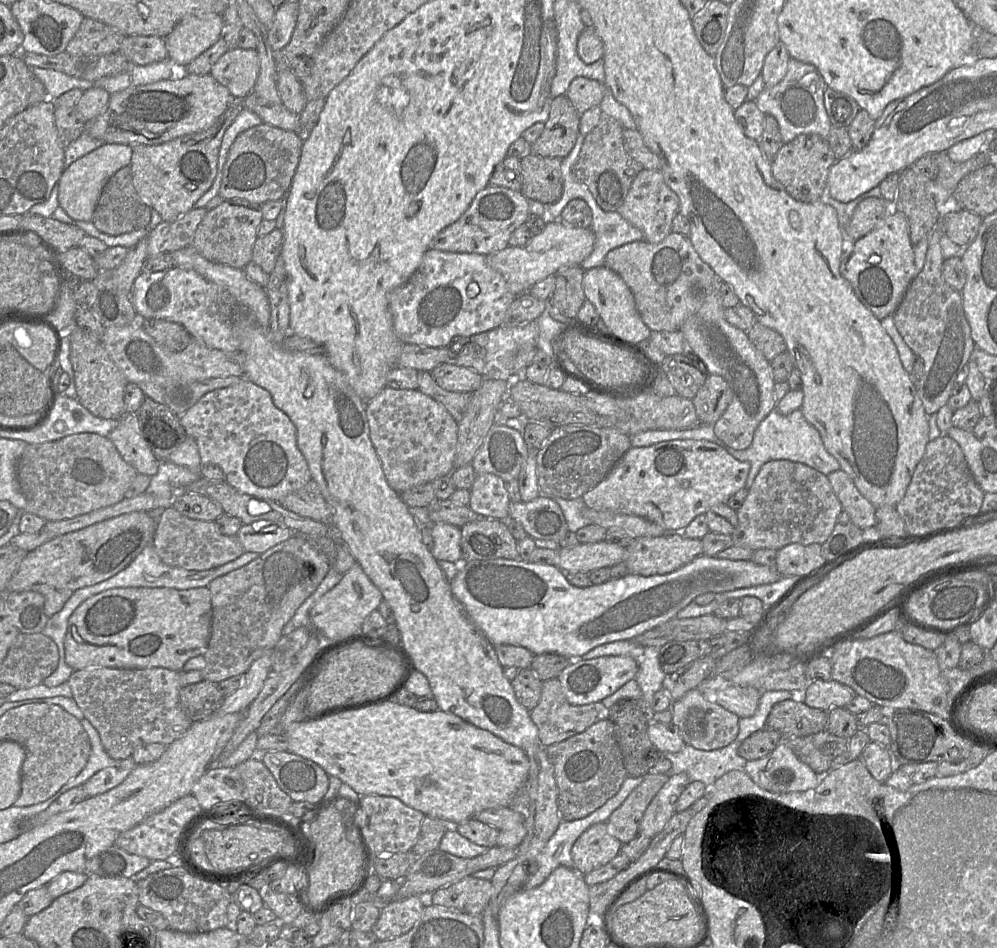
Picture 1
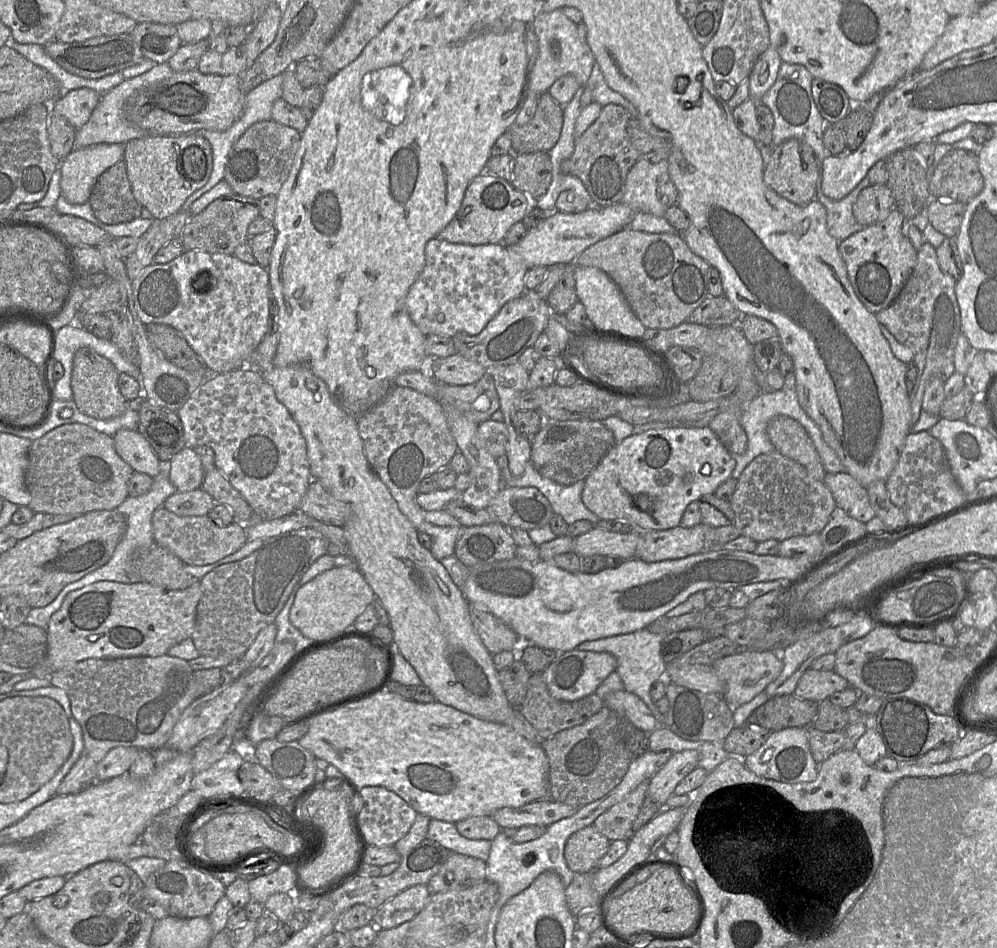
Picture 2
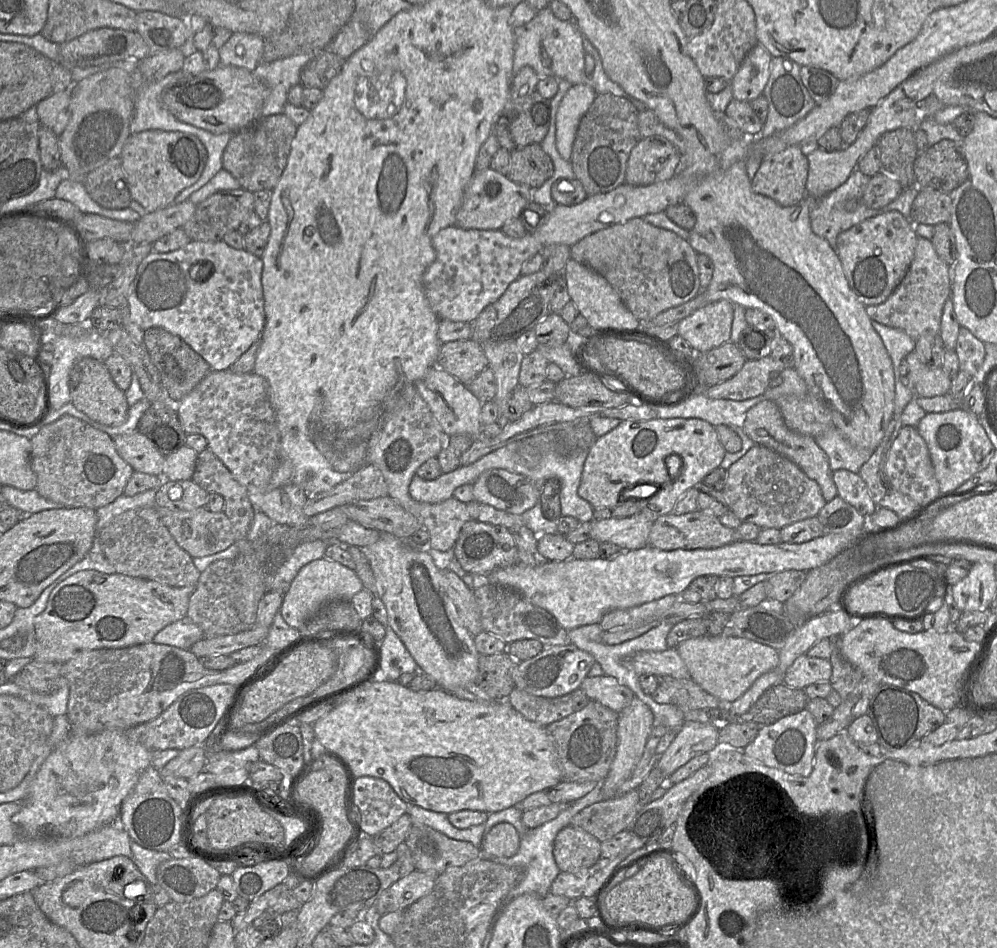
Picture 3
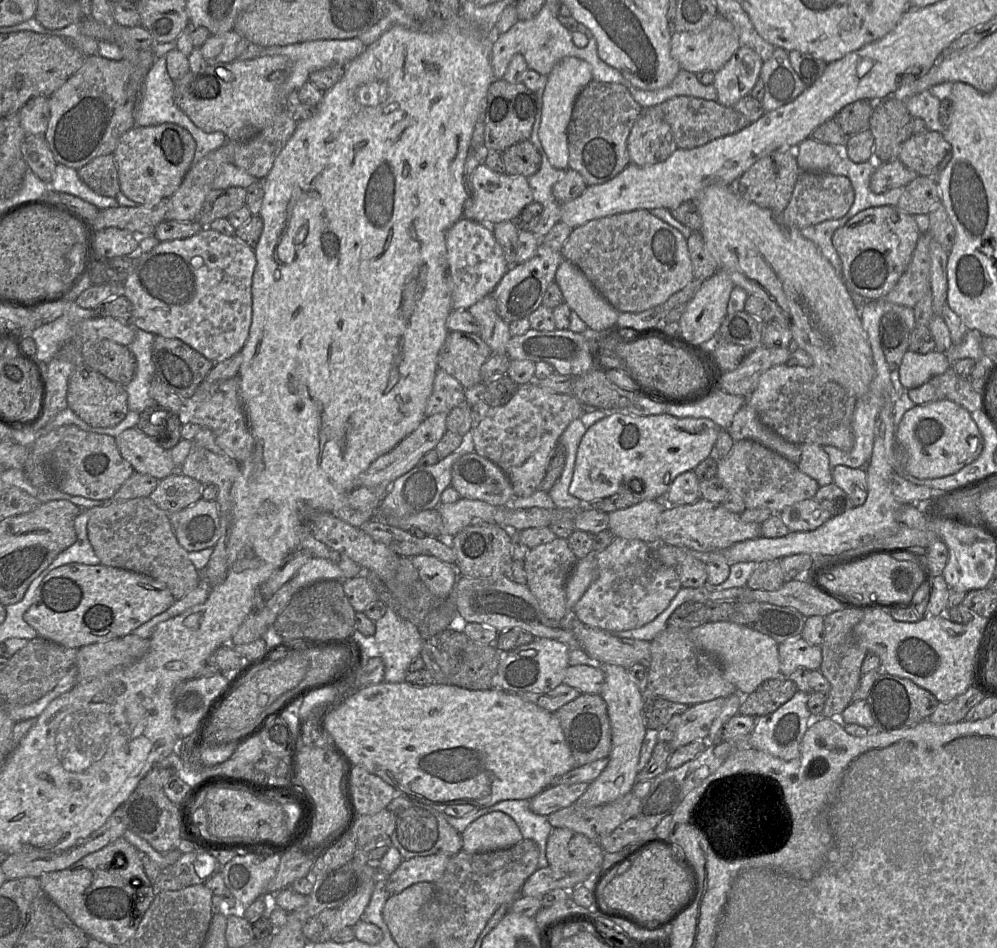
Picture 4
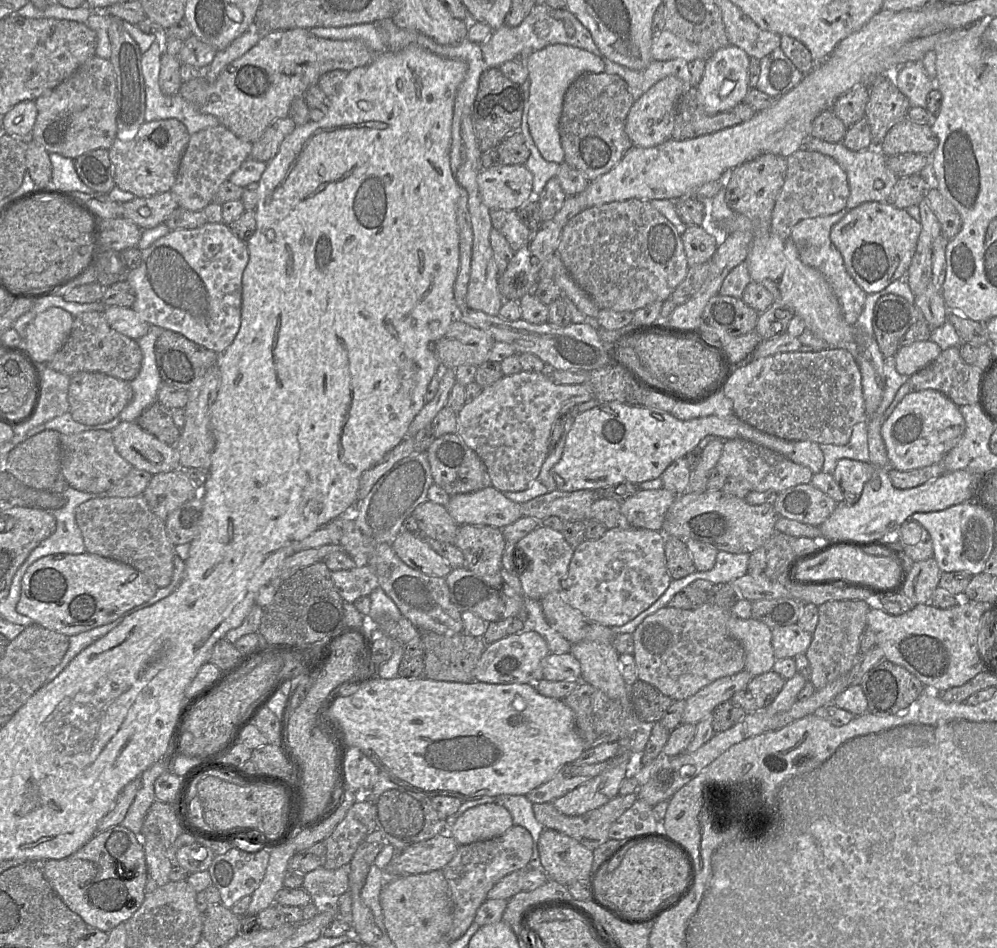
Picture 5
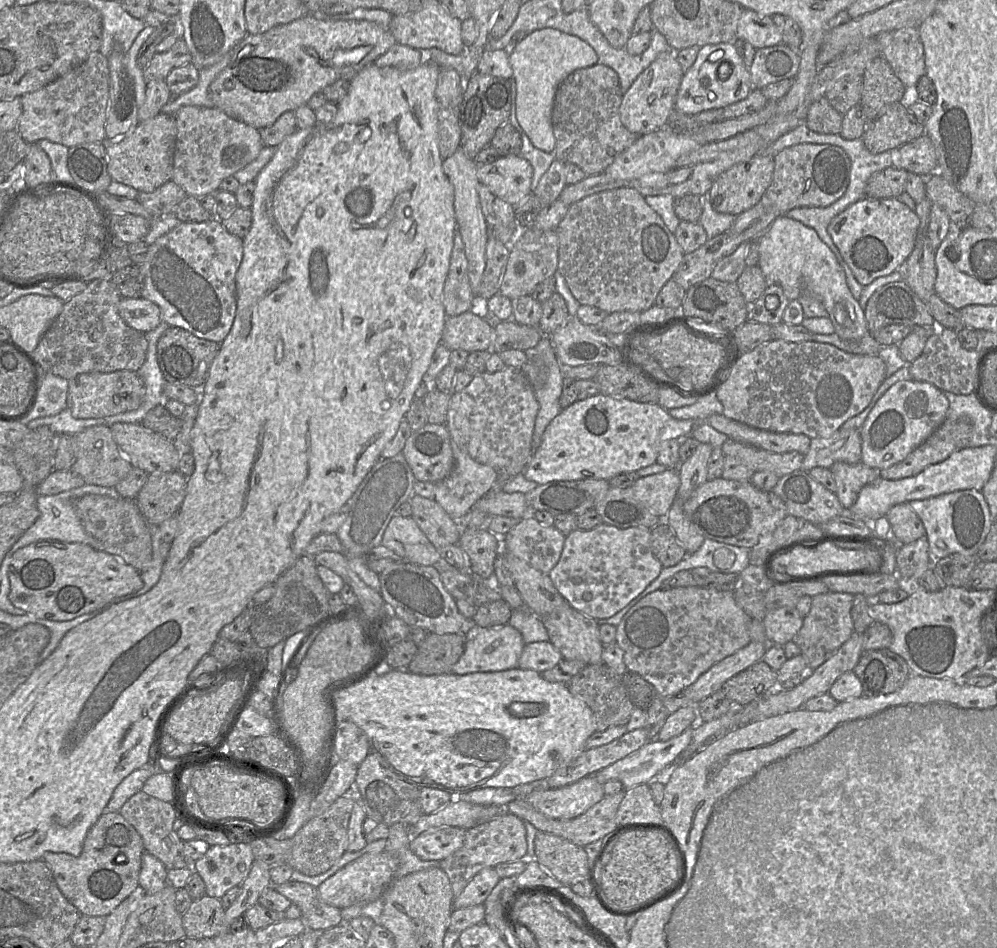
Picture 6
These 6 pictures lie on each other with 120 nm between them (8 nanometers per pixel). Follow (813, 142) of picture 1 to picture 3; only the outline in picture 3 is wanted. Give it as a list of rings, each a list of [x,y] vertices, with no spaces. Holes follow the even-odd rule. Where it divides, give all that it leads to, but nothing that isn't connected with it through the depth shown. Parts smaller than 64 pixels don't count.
[[[799,146],[766,155],[751,179],[752,190],[784,207],[798,205],[806,196],[808,167]]]

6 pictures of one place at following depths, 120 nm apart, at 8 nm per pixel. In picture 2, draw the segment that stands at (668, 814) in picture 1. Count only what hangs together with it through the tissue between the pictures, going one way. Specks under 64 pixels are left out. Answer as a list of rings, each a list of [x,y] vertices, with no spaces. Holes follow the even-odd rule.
[[[696,750],[672,753],[667,763],[650,778],[648,797],[663,808],[680,781],[698,767],[698,761]]]

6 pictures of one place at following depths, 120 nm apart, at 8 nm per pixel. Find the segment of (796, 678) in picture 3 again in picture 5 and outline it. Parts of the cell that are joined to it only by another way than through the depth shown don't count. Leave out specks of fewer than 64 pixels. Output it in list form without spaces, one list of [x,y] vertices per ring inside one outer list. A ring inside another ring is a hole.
[[[799,624],[771,630],[772,647],[776,659],[794,658],[805,654],[812,641],[812,634],[803,630]]]

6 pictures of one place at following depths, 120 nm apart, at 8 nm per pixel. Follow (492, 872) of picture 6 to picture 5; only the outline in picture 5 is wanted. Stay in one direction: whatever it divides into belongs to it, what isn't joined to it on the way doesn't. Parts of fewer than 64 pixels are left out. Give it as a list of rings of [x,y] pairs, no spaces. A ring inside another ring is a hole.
[[[528,865],[499,880],[488,892],[487,899],[509,900],[521,891],[531,891],[542,886],[548,879],[549,877],[542,866],[541,868],[533,868]]]

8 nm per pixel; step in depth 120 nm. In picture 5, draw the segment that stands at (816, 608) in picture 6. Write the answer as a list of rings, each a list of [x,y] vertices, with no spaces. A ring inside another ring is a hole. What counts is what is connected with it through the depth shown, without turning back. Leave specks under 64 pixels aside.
[[[864,600],[828,601],[818,607],[818,624],[806,651],[810,666],[810,680],[816,690],[840,676],[848,674],[860,652],[860,639],[867,626],[869,604]]]

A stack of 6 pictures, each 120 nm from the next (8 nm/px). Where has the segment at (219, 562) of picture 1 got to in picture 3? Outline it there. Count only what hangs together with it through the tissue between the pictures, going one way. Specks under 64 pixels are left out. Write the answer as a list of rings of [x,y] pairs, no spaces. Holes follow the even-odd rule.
[[[155,507],[162,523],[176,543],[192,558],[205,557],[228,549],[236,542],[233,526],[224,512],[211,512],[206,507],[191,511],[171,511]]]

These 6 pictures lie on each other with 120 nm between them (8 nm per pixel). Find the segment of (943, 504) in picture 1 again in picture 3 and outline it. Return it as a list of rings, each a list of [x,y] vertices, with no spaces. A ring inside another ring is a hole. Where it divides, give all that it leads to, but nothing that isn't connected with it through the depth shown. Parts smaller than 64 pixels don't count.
[[[902,426],[900,429],[889,450],[886,474],[897,491],[920,505],[916,511],[928,509],[942,495],[927,444],[915,427]]]

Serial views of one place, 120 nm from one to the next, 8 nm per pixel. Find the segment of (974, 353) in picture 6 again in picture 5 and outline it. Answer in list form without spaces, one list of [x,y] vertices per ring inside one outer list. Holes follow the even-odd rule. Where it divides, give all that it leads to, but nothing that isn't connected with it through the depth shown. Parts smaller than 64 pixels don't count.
[[[959,347],[942,350],[939,356],[909,377],[913,391],[933,389],[959,407],[978,404],[981,369],[966,363]]]

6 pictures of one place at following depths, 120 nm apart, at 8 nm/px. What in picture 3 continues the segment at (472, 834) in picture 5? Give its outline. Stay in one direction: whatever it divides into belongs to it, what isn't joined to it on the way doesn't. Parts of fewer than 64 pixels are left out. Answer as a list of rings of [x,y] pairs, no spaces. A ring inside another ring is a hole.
[[[500,822],[484,835],[481,857],[512,857],[518,852],[520,841],[521,836],[511,823]]]

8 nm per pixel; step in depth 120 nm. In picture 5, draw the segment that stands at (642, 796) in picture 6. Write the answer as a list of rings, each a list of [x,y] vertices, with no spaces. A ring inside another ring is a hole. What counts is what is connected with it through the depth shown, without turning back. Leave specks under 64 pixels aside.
[[[638,798],[611,826],[609,839],[621,843],[653,834],[661,828],[653,807]]]

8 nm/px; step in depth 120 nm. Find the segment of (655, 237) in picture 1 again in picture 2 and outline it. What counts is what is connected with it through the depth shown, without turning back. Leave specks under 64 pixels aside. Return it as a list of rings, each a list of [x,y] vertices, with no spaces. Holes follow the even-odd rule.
[[[643,156],[630,168],[627,174],[625,192],[621,203],[630,207],[636,213],[642,212],[654,216],[664,216],[671,206],[677,205],[678,198],[679,191],[669,176],[667,158],[652,163]]]

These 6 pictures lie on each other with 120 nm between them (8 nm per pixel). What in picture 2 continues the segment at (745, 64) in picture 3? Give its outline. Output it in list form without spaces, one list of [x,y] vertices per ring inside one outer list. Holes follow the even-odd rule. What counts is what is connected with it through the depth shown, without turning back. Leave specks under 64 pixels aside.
[[[773,47],[756,60],[748,77],[749,99],[758,101],[775,83],[782,60]]]

